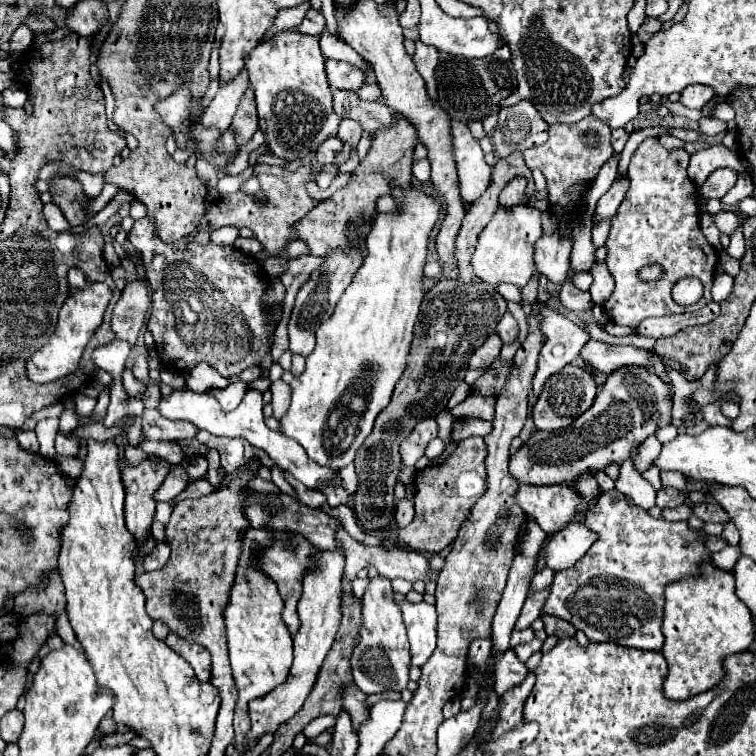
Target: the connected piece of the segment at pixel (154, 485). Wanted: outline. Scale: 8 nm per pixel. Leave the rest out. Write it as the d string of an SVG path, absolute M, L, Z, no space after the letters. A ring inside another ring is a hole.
M143 460L139 466L125 466L123 472L121 472L121 478L123 478L123 484L125 484L125 492L127 492L127 498L125 498L125 524L127 524L127 530L133 534L135 538L135 554L133 554L133 562L139 562L139 554L141 554L141 548L145 546L145 542L151 538L151 524L155 520L155 490L161 486L161 482L165 480L169 472L169 464L159 460L159 462L151 462L151 460Z

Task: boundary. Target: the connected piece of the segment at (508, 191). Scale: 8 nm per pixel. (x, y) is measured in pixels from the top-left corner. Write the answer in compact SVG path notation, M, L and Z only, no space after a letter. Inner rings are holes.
M515 176L513 180L509 180L509 184L501 190L501 204L507 208L523 204L525 202L525 186L527 186L527 180L523 176Z

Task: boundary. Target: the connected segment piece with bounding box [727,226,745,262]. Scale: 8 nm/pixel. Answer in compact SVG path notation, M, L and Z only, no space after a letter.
M741 226L737 228L737 232L735 232L733 238L731 238L731 244L729 244L729 248L727 248L727 254L729 254L731 258L735 258L735 260L741 262L741 256L745 254L745 242L743 242L743 234L741 234Z

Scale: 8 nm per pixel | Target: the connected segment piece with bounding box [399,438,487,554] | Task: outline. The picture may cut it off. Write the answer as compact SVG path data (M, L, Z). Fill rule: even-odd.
M483 438L461 440L457 450L441 464L431 464L415 474L415 520L399 530L399 540L417 552L439 554L455 540L475 500L485 492L485 442Z

